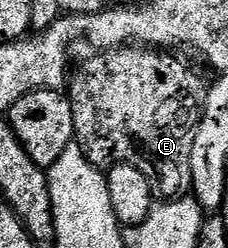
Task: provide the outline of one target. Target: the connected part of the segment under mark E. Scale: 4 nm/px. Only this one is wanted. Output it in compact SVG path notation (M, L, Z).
M121 48L97 53L81 68L76 83L74 78L70 101L75 141L84 149L92 165L101 168L121 164L133 166L146 176L157 199L183 199L192 189L191 149L203 118L209 87L186 63L179 62L175 53L155 48L140 48L135 52L137 54L128 54L132 52Z

